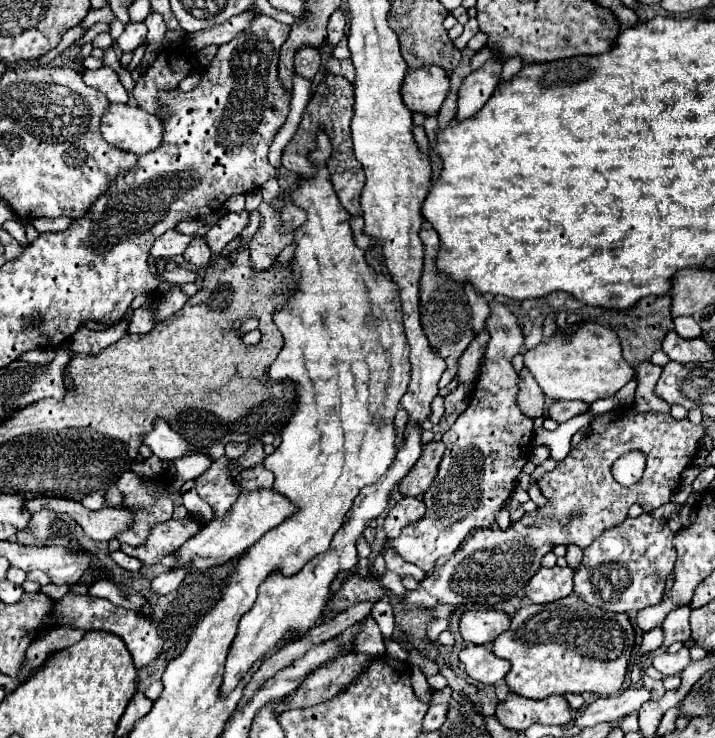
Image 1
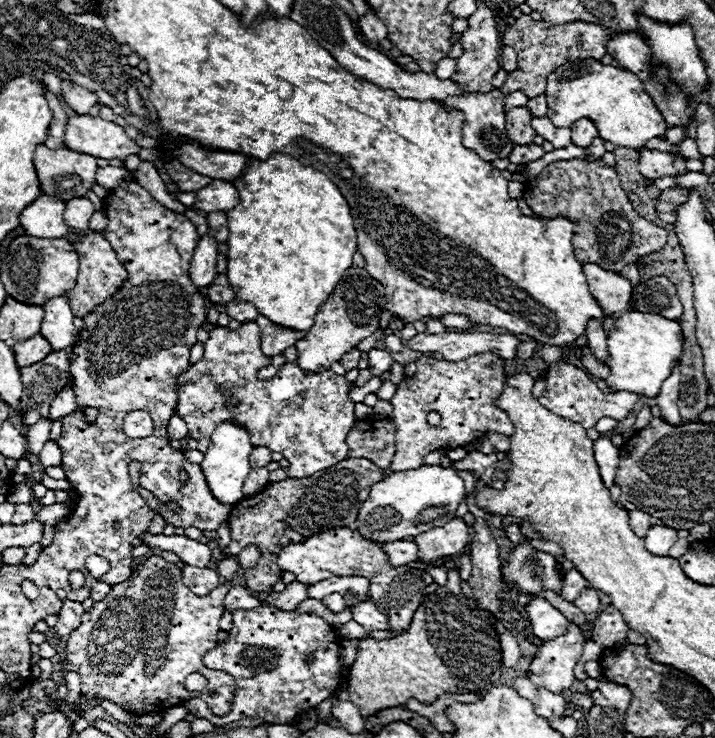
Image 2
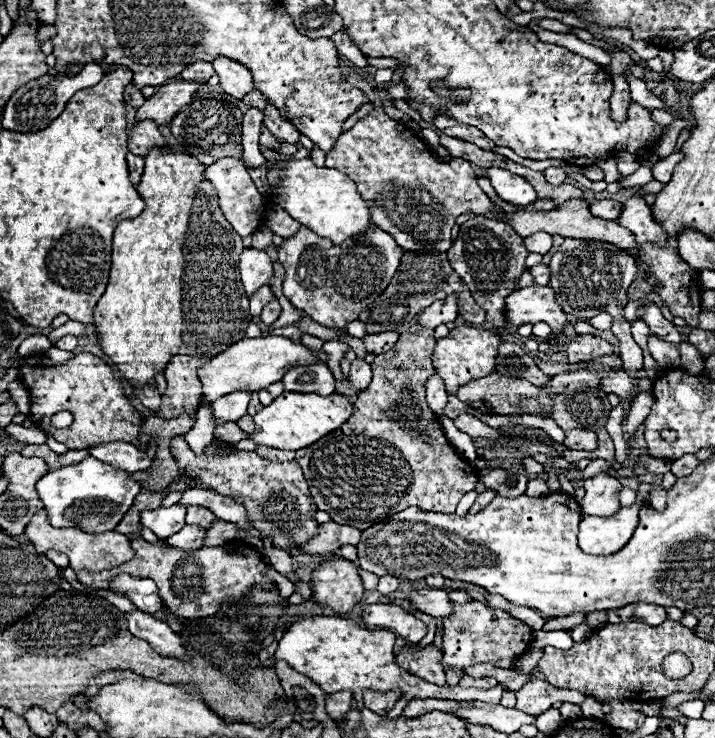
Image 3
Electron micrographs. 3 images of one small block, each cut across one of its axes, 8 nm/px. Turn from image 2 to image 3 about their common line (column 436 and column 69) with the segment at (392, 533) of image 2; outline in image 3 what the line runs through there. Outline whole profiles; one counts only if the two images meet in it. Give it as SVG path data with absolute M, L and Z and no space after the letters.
M86 456L74 466L64 466L60 470L48 472L36 484L38 496L48 510L50 524L58 528L80 528L84 532L104 532L114 530L122 516L132 506L140 492L140 484L132 480L132 474L110 464Z

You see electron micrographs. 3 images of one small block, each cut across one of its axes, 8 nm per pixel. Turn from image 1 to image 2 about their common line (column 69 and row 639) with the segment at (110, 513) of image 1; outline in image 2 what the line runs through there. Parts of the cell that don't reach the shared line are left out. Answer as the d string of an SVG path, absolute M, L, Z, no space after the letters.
M496 620L494 622L496 630L498 630L498 638L500 638L500 646L502 650L502 664L506 668L514 668L516 662L520 660L520 648L518 648L518 642L514 640L514 636Z

